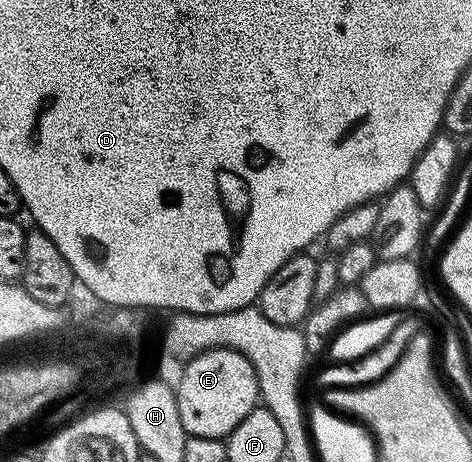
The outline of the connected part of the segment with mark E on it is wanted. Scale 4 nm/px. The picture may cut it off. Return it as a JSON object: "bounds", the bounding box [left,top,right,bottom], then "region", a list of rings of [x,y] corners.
{"bounds":[174,347,260,439],"region":[[[215,347],[213,351],[195,355],[189,363],[183,364],[181,371],[184,372],[180,375],[180,384],[175,384],[174,390],[178,401],[178,417],[182,417],[182,425],[189,435],[224,439],[258,405],[260,386],[250,361],[242,353],[232,351],[229,347]]]}

